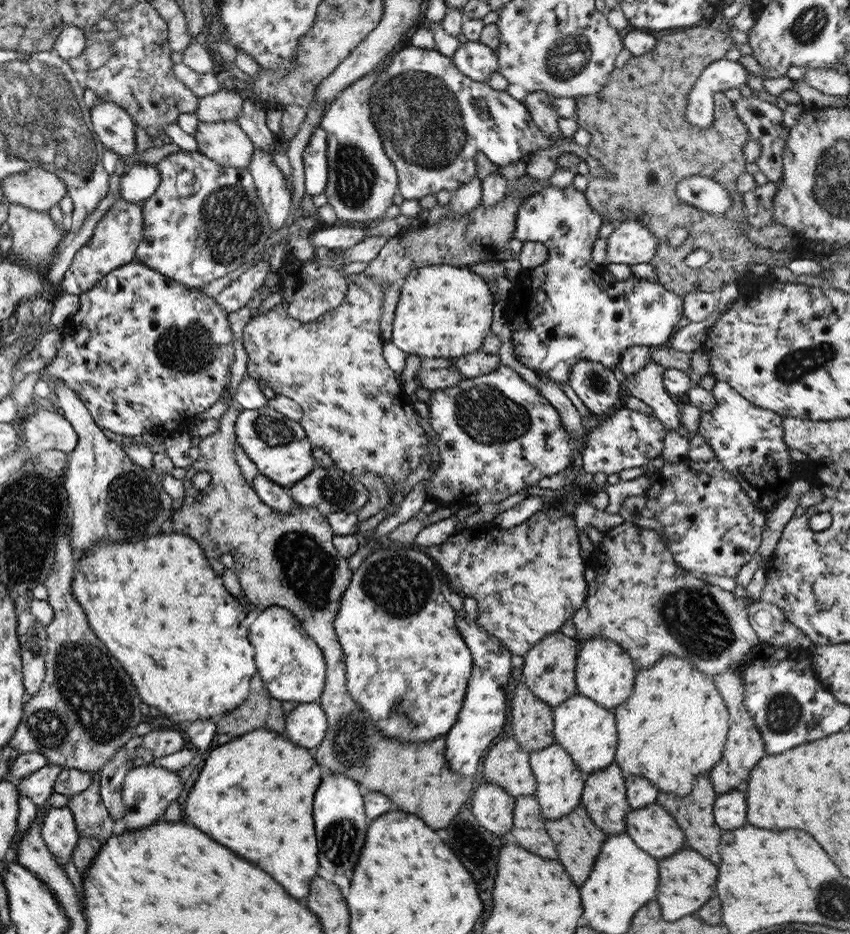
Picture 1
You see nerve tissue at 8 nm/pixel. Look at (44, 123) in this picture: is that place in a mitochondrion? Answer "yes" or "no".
yes

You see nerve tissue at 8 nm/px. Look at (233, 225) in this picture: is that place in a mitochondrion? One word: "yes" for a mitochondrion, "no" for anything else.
yes

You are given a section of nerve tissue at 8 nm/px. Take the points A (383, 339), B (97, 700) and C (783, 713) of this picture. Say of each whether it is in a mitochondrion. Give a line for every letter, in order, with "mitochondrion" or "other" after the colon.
A: other
B: mitochondrion
C: mitochondrion

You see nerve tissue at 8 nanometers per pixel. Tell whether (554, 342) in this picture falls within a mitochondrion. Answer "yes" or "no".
no

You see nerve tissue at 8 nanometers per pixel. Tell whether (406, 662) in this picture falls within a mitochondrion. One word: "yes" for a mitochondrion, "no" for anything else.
no

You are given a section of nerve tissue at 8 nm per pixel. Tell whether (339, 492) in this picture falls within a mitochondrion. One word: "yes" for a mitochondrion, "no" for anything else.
yes

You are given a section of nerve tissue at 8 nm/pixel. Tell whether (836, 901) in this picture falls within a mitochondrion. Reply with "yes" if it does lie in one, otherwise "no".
yes

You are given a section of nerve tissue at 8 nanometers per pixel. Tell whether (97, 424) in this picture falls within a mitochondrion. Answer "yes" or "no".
no

